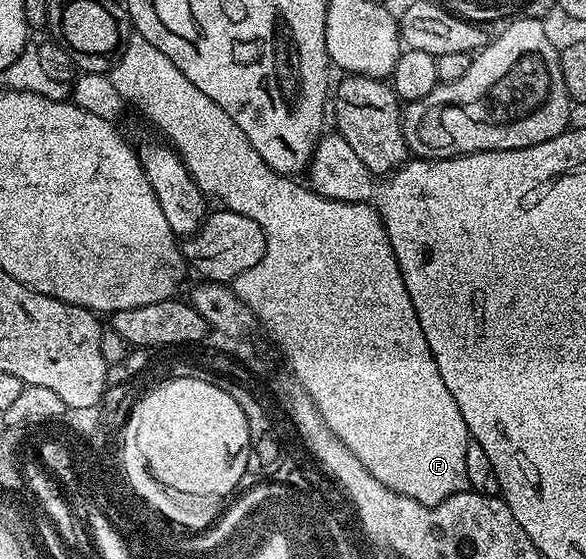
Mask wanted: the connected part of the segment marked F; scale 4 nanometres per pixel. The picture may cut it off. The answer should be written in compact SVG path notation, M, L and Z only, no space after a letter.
M134 32L129 36L120 52L120 58L111 68L110 79L125 103L132 105L133 102L165 134L163 137L180 155L181 161L186 164L186 168L192 174L192 179L196 181L204 195L212 197L213 194L214 197L221 198L224 201L221 203L227 209L250 216L250 220L258 220L258 224L264 229L266 256L262 256L262 260L258 260L258 264L254 264L254 268L246 268L246 272L242 272L232 279L230 283L232 291L249 311L253 310L256 313L257 320L265 326L263 329L267 334L278 339L276 345L283 344L284 350L288 351L289 358L294 361L300 379L303 379L308 390L315 395L316 402L319 402L324 418L331 423L332 429L340 434L341 439L349 441L349 446L356 452L358 461L361 462L366 474L372 477L371 481L385 485L396 494L410 496L423 506L431 507L450 496L461 494L463 490L469 489L466 476L466 444L470 440L470 435L466 428L466 420L462 420L462 412L458 412L458 404L454 400L454 396L450 396L450 388L446 388L446 380L442 380L442 372L438 372L438 364L430 352L430 344L426 344L422 324L418 324L418 312L414 312L414 300L410 300L410 292L406 292L406 284L402 280L402 272L398 268L394 248L390 244L390 236L386 232L384 221L380 219L380 213L377 212L375 206L367 202L338 202L331 198L324 198L307 185L299 186L296 183L299 181L276 174L266 164L266 160L262 160L262 156L258 156L254 144L250 144L250 140L244 135L242 128L238 128L238 124L234 124L234 120L230 120L230 116L226 116L226 112L222 112L222 108L218 108L218 104L214 104L214 100L210 100L210 96L198 92L198 88L194 88L194 84L190 84L190 80L186 80L186 76L182 76L182 72L178 72L178 68L174 68L174 60L170 60L170 56L166 56L166 52L158 52L158 48L154 48L154 44L150 44L150 40L146 40L141 34Z

